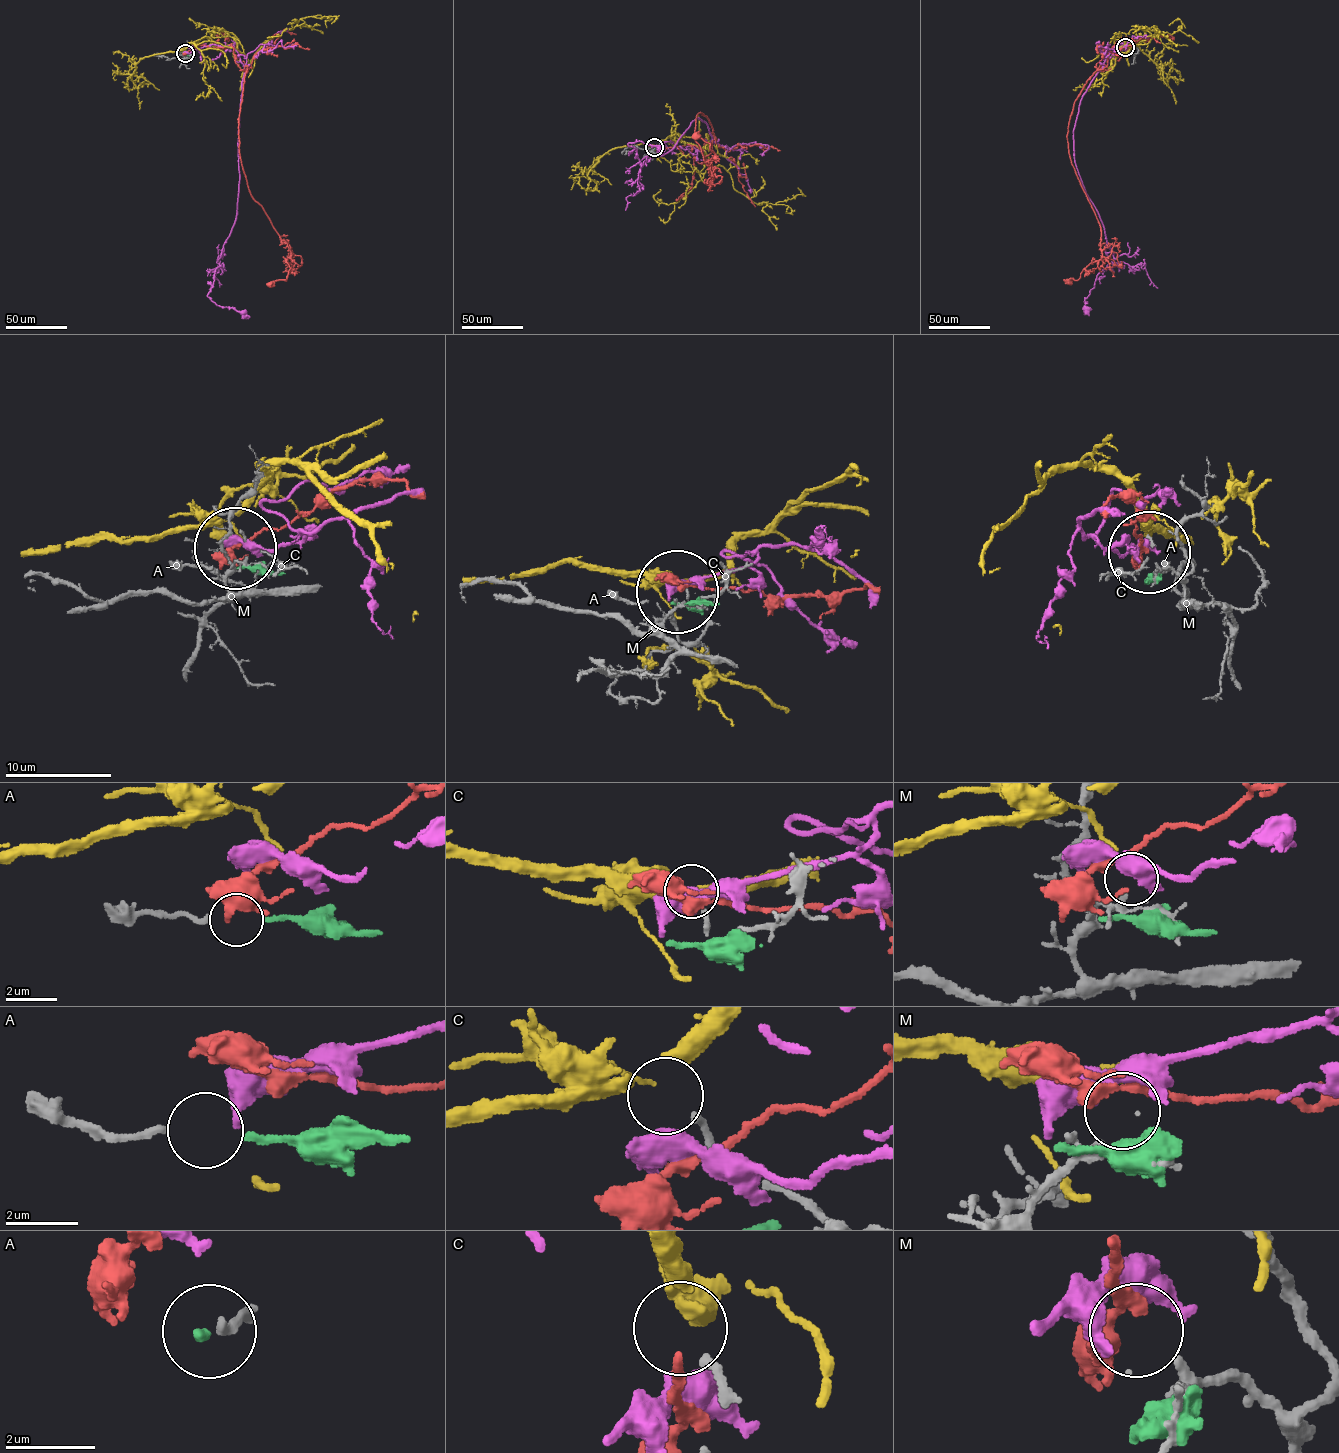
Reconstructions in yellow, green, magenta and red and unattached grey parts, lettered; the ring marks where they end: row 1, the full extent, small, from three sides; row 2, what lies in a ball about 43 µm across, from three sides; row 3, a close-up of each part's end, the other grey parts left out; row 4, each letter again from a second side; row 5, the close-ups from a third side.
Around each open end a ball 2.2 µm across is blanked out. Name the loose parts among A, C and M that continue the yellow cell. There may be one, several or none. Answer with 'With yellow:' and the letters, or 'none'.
With yellow: C

